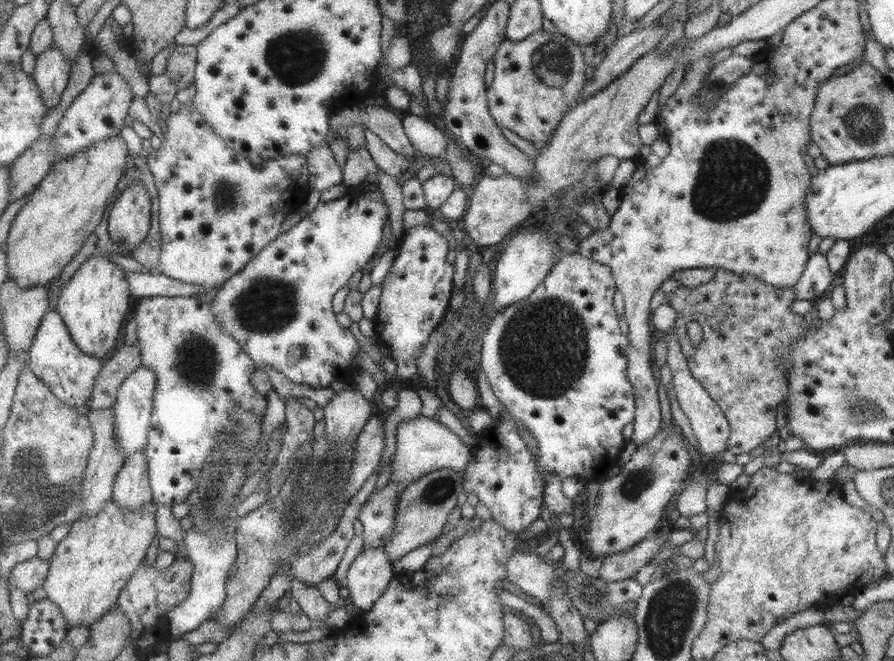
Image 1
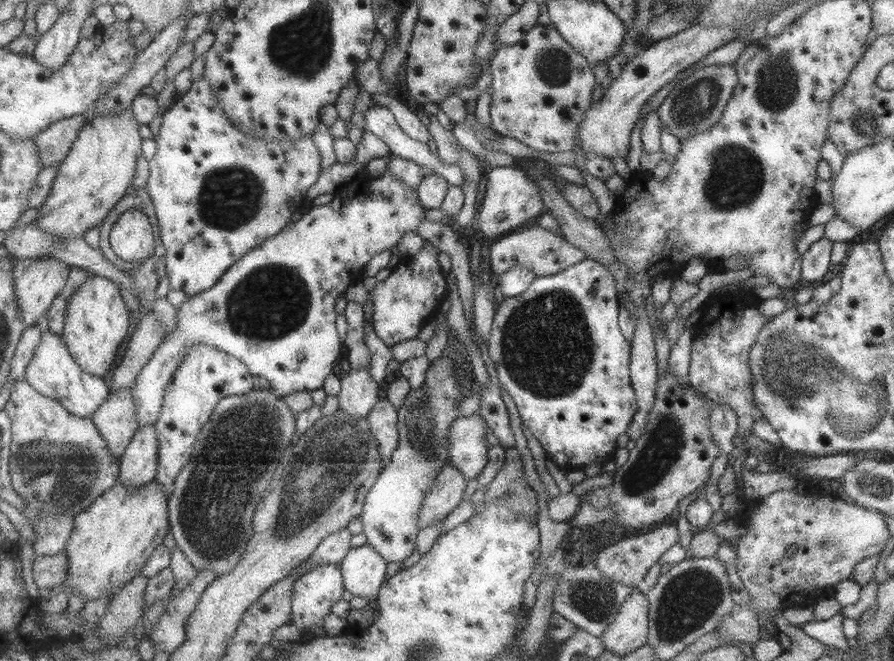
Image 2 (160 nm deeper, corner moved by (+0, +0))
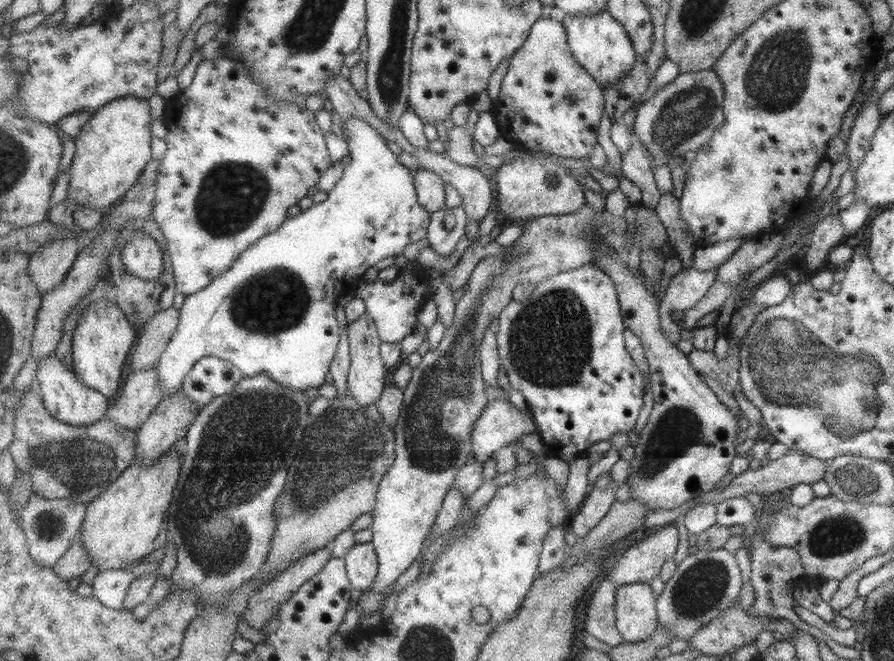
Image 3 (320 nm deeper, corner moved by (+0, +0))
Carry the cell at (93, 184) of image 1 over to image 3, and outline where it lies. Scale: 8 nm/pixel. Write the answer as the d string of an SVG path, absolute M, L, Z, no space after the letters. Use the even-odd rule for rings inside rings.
M121 97L112 100L104 109L93 114L91 120L84 126L83 132L73 140L76 152L70 165L71 182L66 202L71 212L77 204L89 205L90 208L99 211L106 210L121 200L139 182L140 176L153 158L153 148L151 148L153 121L149 99L139 97Z

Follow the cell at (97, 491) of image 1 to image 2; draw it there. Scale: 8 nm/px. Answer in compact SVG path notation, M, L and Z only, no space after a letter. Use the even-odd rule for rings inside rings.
M125 388L111 394L91 418L107 442L109 454L121 459L140 428L137 405L131 389Z

